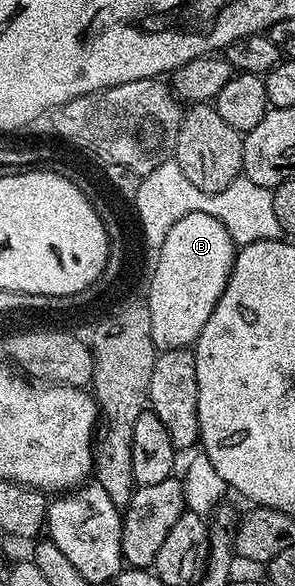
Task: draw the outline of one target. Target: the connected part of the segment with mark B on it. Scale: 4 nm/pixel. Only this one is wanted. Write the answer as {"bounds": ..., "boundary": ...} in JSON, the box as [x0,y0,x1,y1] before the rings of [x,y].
{"bounds":[145,212,237,352],"boundary":[[[190,212],[181,218],[165,234],[165,242],[157,249],[159,256],[155,260],[155,273],[151,276],[151,285],[147,288],[145,299],[149,306],[149,334],[153,338],[159,352],[177,350],[178,348],[191,348],[195,340],[205,330],[205,322],[209,322],[209,314],[217,306],[221,294],[231,277],[235,265],[237,245],[231,239],[229,230],[217,218],[204,212]]]}

